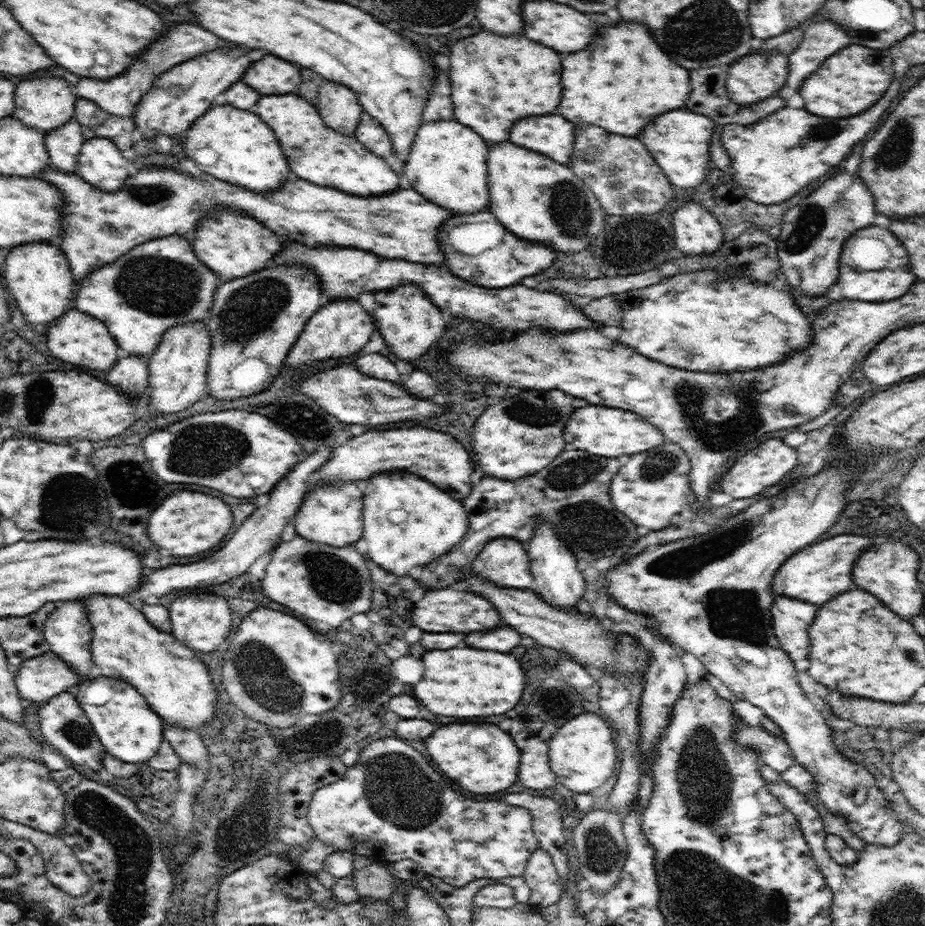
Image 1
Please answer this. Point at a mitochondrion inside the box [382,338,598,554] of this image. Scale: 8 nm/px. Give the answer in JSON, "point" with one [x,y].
{"point":[536,412]}

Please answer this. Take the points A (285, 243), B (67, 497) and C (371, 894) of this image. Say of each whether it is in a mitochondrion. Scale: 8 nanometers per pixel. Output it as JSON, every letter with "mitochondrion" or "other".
{"A":"other","B":"mitochondrion","C":"other"}

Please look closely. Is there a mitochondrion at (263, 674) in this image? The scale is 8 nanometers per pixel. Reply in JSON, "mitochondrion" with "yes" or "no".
{"mitochondrion":"yes"}

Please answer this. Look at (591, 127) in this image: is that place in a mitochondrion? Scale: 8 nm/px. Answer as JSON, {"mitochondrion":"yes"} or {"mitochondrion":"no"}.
{"mitochondrion":"no"}

